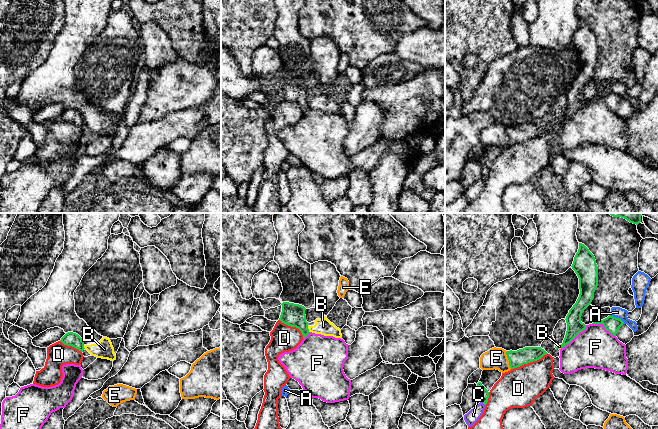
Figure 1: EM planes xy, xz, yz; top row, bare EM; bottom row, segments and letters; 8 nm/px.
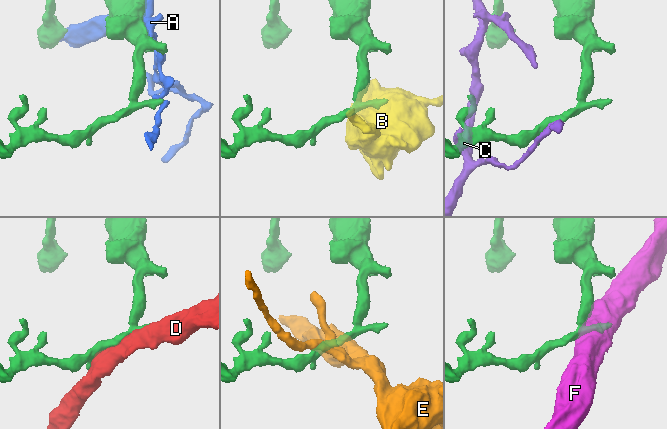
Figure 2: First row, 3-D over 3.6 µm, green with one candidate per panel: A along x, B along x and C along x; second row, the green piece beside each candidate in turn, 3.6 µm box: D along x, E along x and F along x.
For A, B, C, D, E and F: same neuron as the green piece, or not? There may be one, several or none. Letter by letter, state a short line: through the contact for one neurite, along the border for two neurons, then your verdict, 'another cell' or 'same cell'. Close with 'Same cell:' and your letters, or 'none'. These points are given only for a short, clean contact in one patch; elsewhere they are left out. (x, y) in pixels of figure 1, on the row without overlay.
A: another cell
B: xz (307, 102), (309, 107) | another cell
C: another cell
D: another cell
E: another cell
F: yz (586, 101), (584, 105), (559, 125) | another cell
Same cell: none

